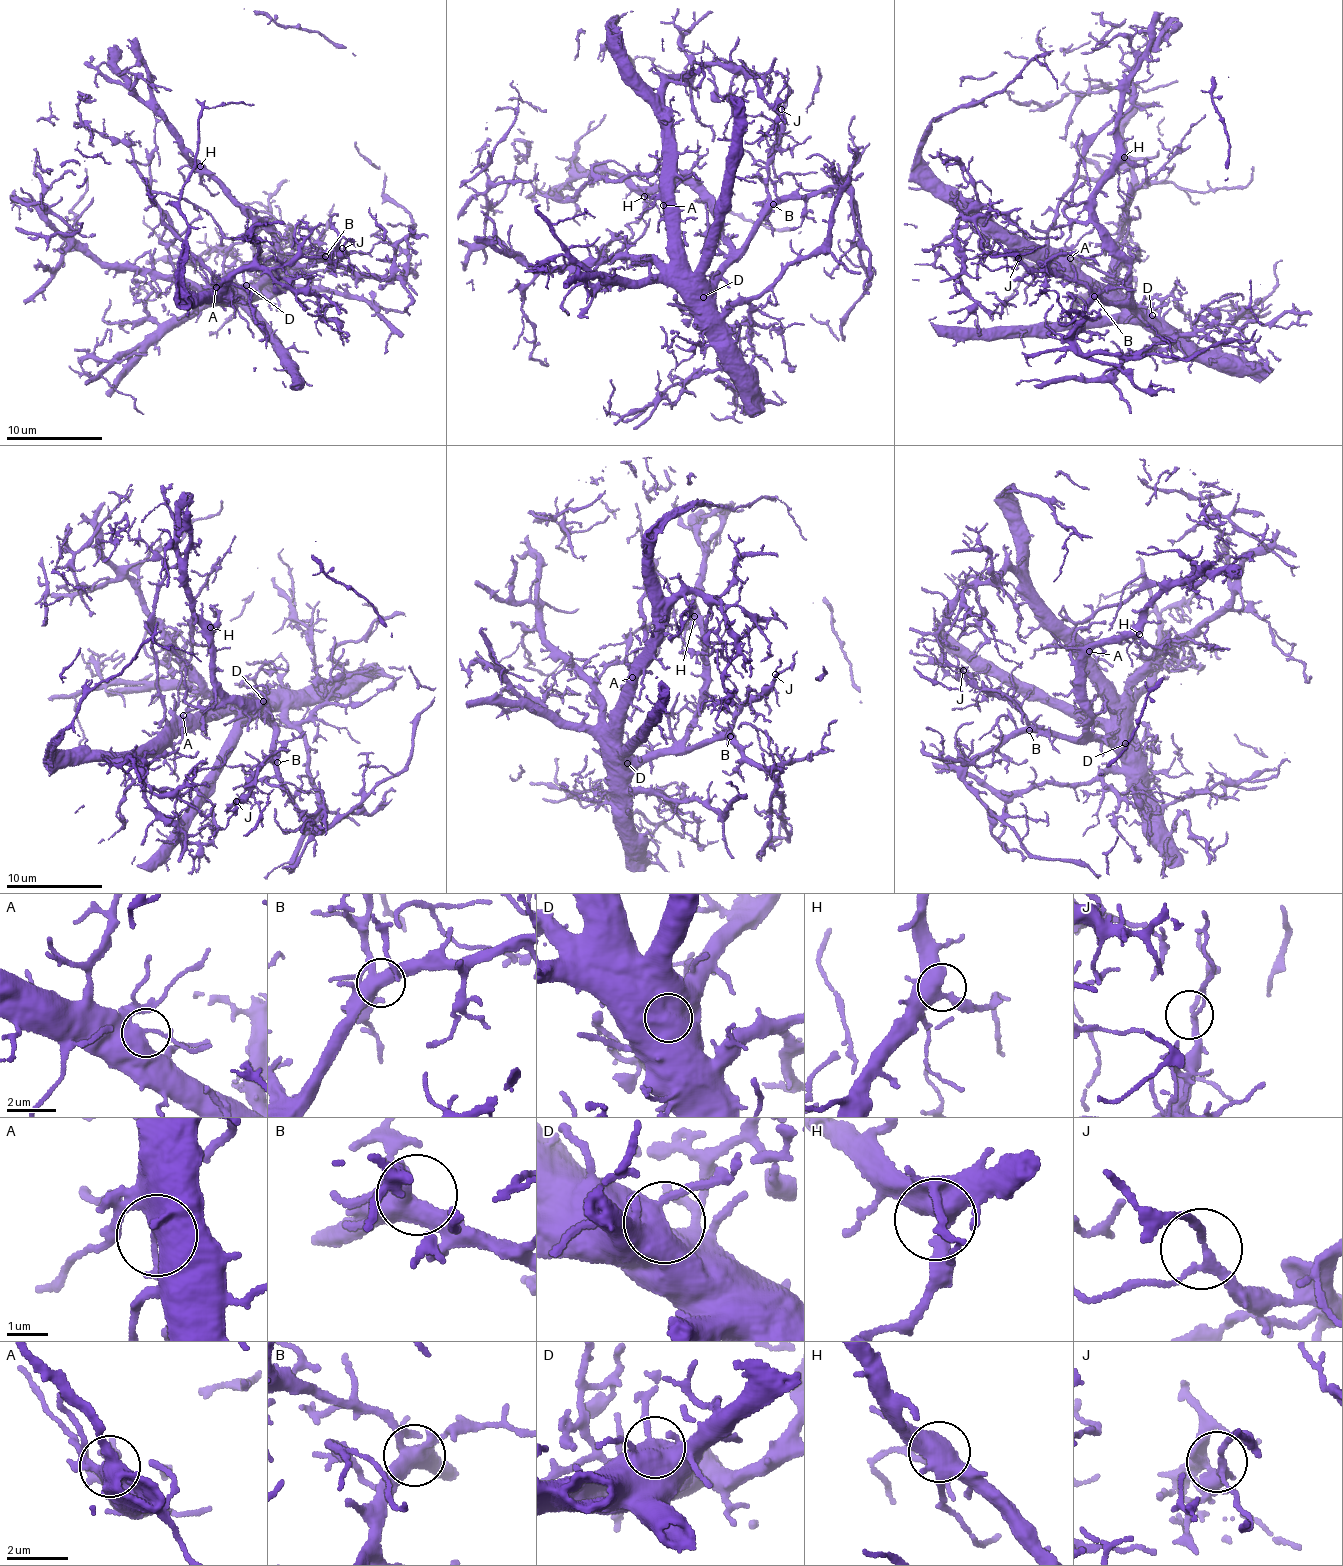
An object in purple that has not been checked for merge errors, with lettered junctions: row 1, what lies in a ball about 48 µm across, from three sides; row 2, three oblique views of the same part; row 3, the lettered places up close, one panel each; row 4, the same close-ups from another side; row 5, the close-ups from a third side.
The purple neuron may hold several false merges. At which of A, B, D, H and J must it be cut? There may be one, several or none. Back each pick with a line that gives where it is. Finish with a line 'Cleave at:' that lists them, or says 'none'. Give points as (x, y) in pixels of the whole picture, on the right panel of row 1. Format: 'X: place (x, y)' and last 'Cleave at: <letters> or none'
Cleave at: none

